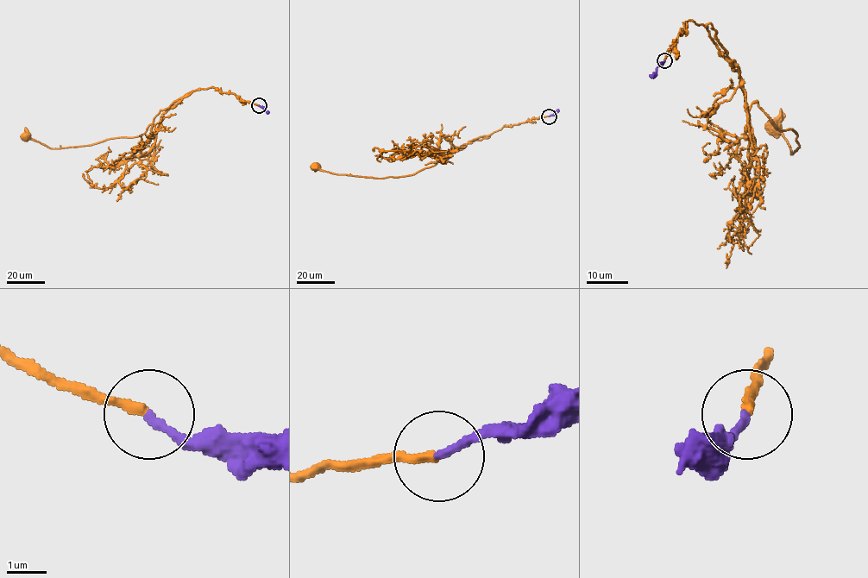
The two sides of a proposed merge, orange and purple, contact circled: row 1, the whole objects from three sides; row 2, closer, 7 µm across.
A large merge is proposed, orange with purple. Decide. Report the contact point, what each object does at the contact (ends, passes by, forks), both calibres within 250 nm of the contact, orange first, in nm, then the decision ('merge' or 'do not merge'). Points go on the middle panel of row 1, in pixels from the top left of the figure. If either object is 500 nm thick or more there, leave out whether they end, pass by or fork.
at (549, 116); orange ends there; purple ends there; 240 nm thick on the orange side, 200 nm on the other; merge

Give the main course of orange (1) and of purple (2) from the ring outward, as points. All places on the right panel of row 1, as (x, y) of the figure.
1: (665, 60), (688, 21), (707, 27), (745, 103), (797, 134), (793, 153), (773, 129)
2: (665, 60), (649, 76)

